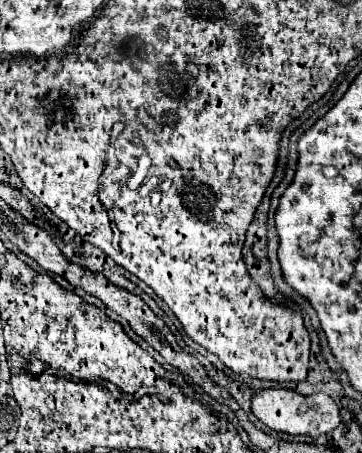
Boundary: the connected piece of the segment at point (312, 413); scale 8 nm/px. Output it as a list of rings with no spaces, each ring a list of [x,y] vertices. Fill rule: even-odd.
[[[264,388],[258,390],[252,398],[252,412],[254,416],[266,424],[268,428],[276,432],[286,432],[286,434],[304,434],[304,436],[322,436],[335,429],[340,423],[338,406],[328,394],[312,394],[312,396],[302,396],[292,390],[284,388]]]

